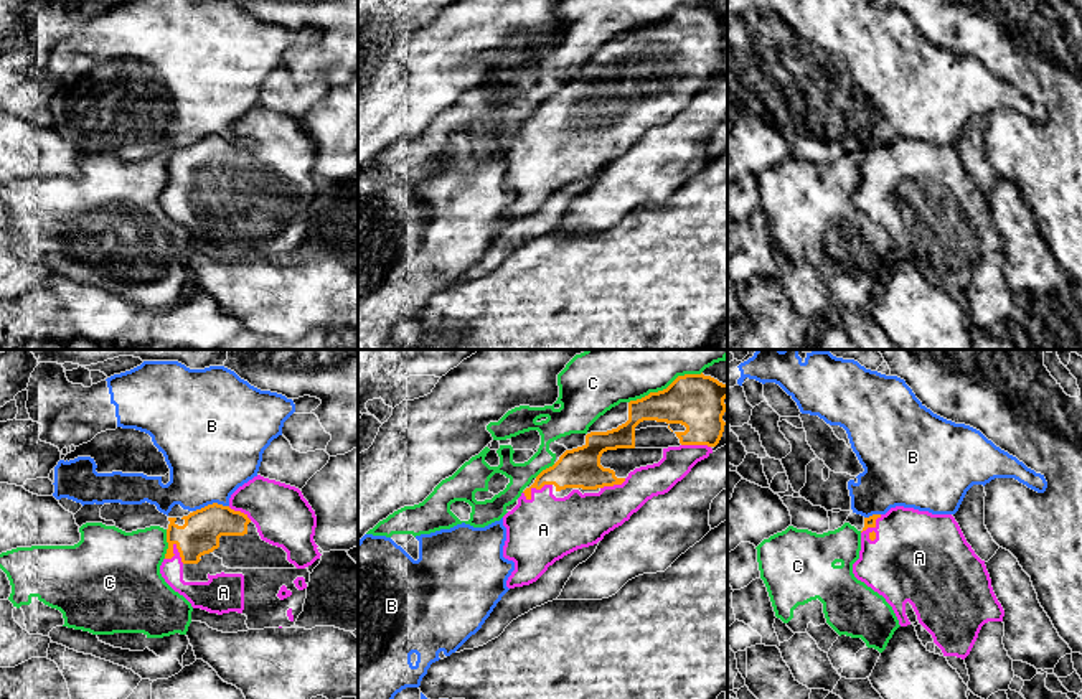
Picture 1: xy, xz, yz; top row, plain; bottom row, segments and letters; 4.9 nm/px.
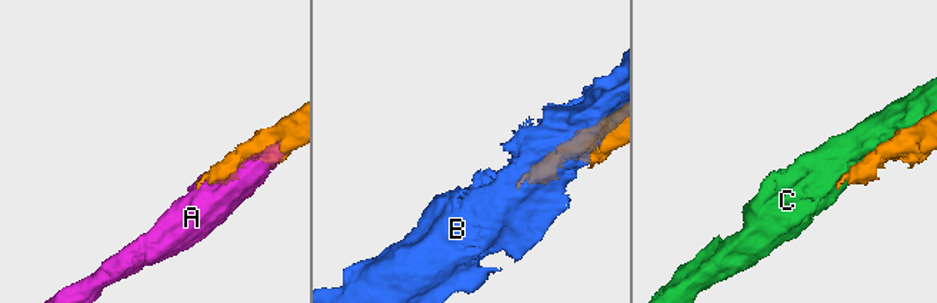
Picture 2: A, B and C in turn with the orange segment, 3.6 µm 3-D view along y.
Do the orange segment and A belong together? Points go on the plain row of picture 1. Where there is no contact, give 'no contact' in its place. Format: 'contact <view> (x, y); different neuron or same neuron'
contact yz (875, 157); same neuron

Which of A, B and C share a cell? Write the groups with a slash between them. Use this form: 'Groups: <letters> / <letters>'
Groups: A / B / C

